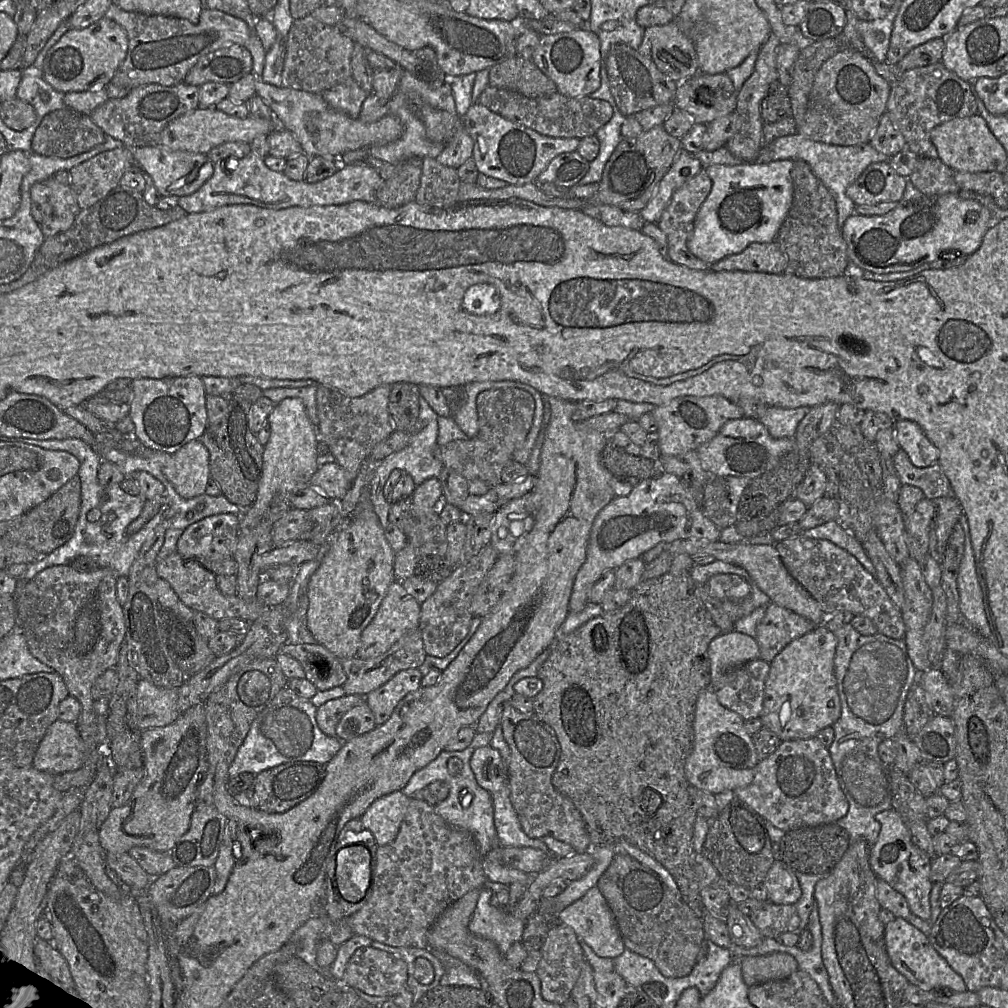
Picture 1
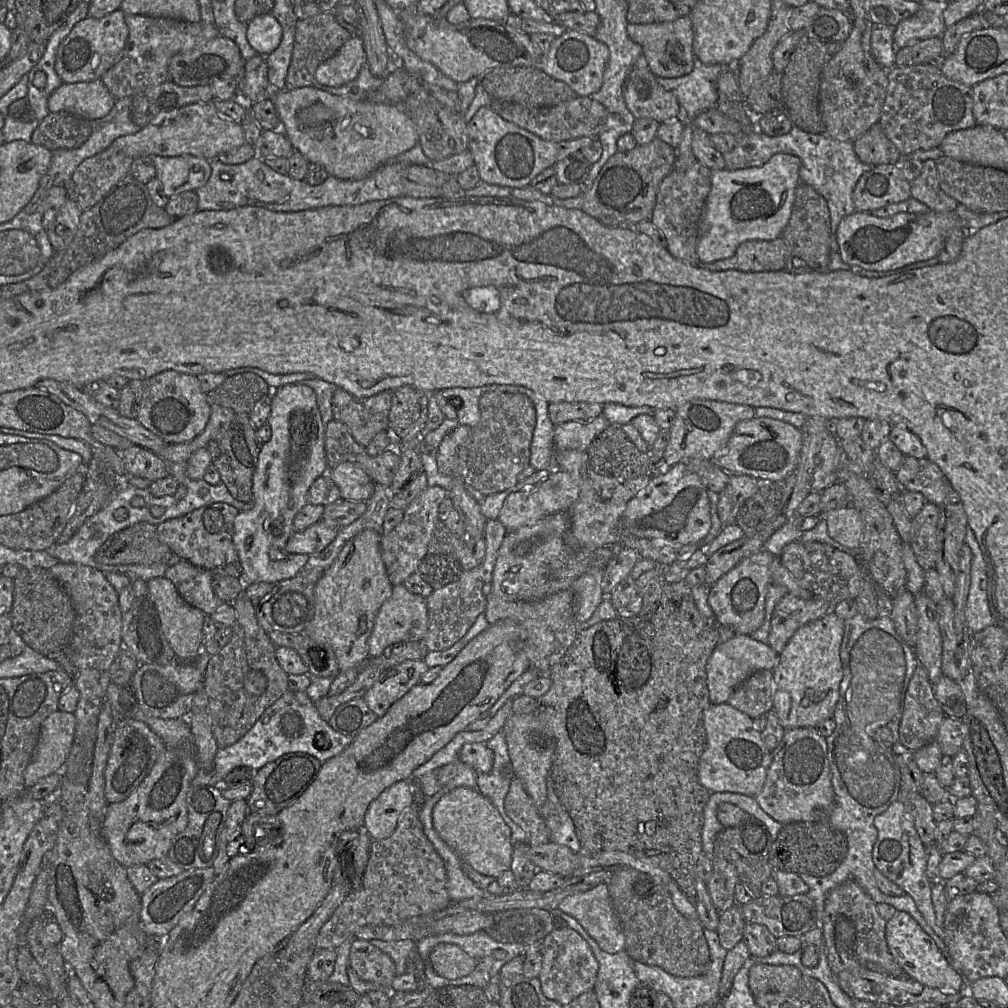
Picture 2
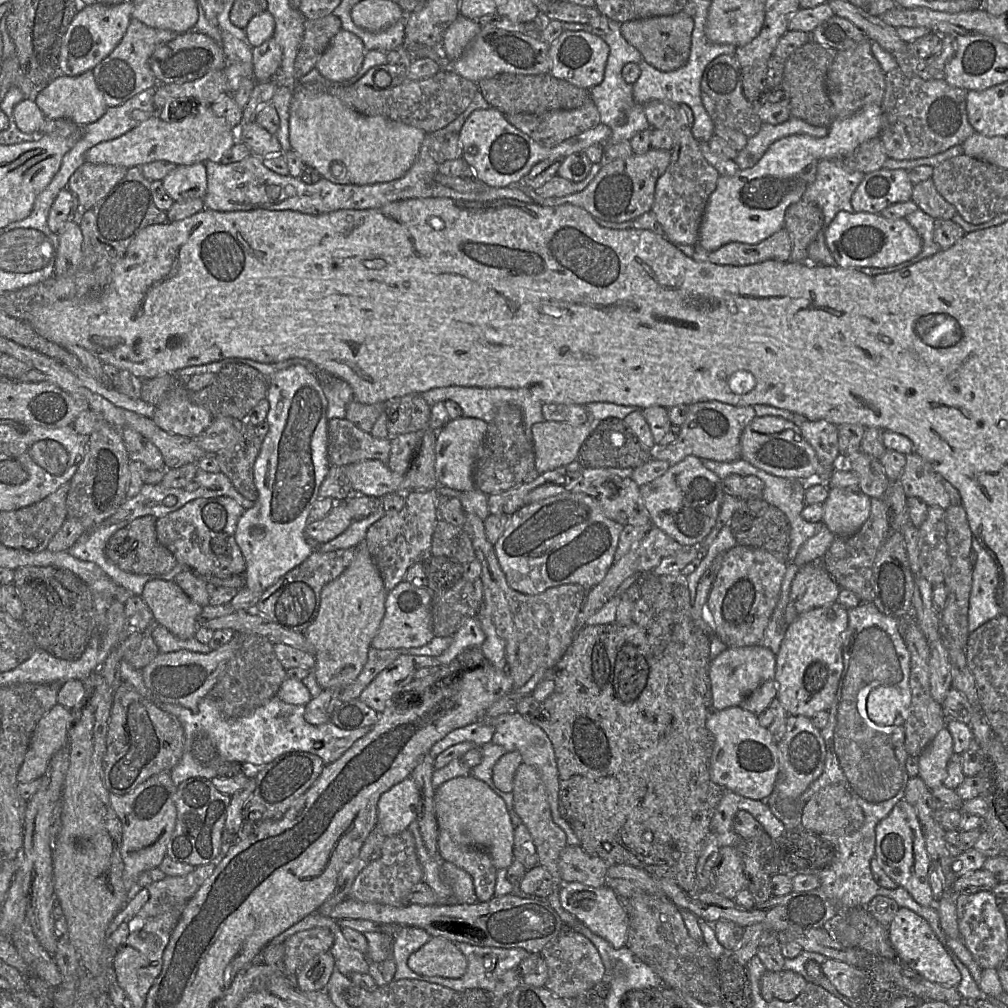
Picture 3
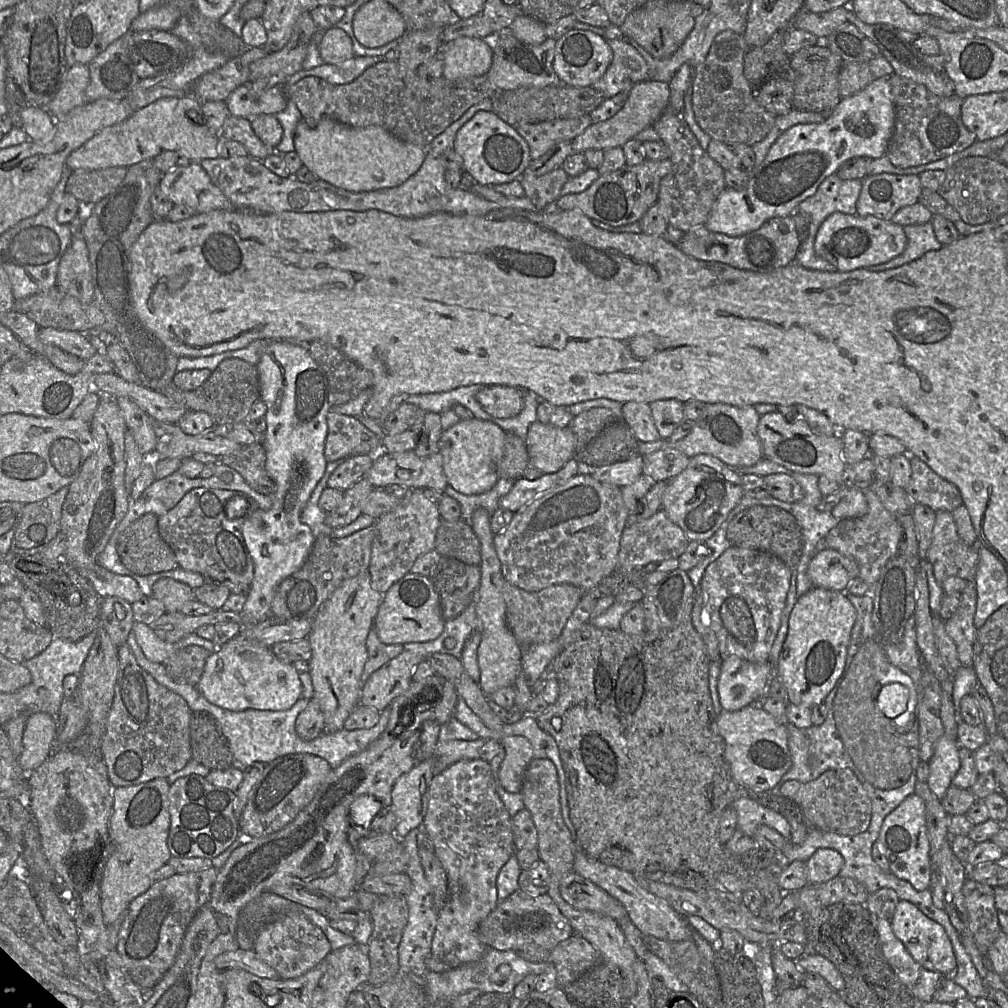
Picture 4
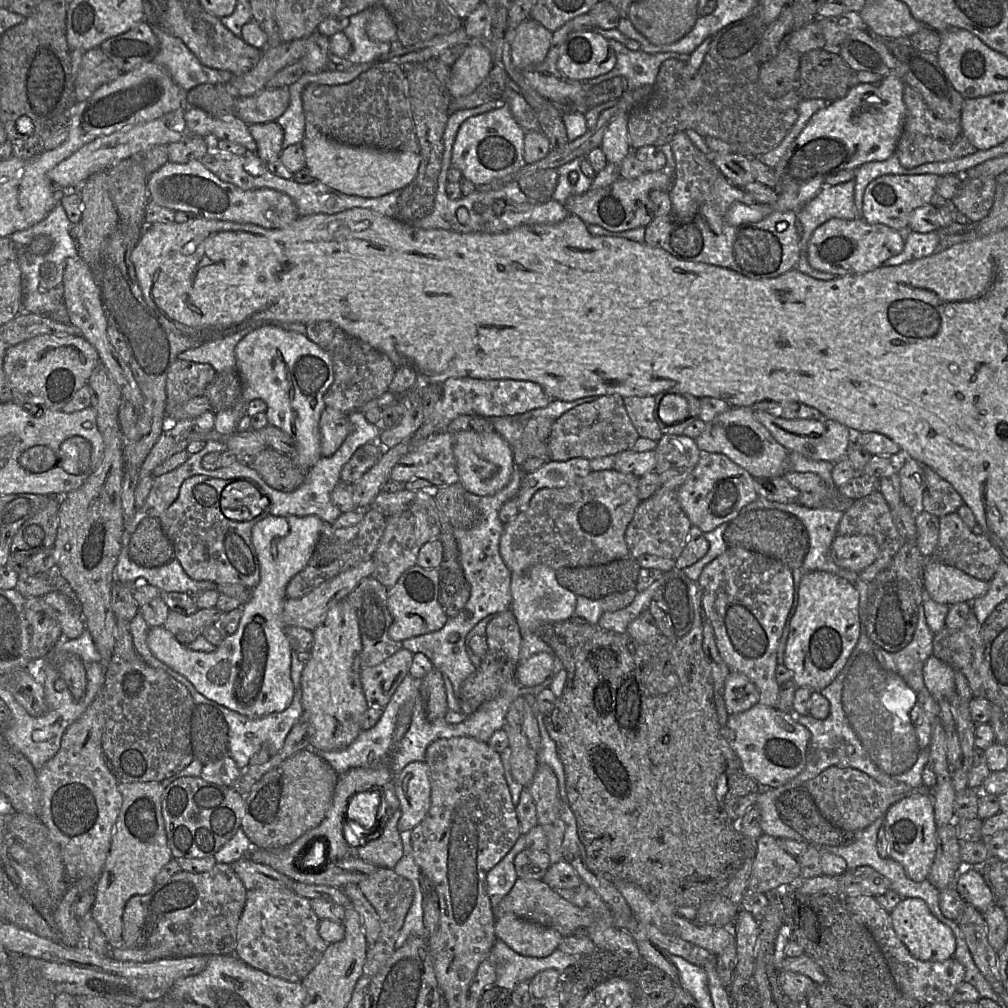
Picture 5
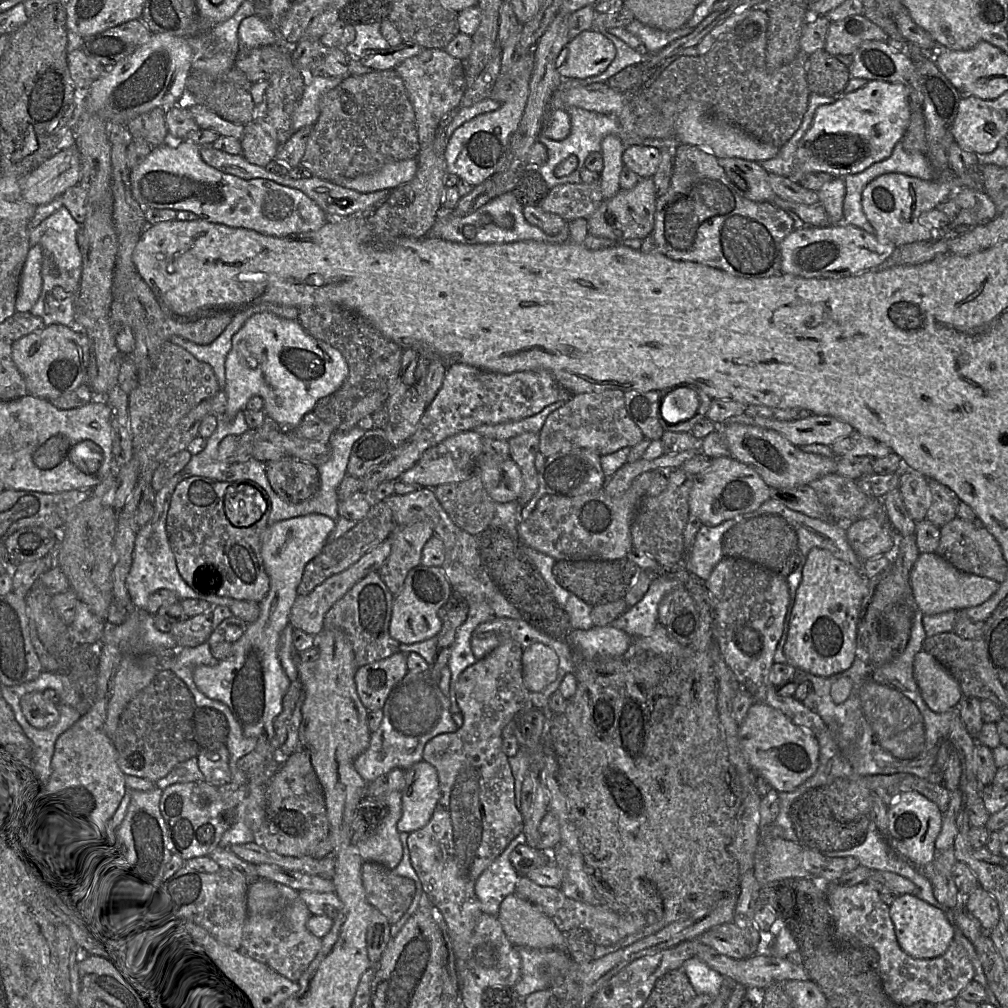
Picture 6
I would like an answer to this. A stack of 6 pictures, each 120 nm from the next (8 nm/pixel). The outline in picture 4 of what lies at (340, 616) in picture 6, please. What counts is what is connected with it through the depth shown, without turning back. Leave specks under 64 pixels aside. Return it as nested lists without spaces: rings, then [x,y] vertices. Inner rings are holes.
[[[374,625],[367,635],[366,647],[368,657],[360,678],[361,687],[364,686],[373,672],[405,650],[404,646],[401,644],[386,645],[382,643],[377,636]]]

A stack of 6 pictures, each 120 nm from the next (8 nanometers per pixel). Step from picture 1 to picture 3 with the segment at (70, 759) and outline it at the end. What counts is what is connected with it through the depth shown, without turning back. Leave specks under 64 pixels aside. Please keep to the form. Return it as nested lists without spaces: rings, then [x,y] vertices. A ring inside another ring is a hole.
[[[60,704],[38,721],[17,774],[19,783],[28,783],[44,775],[53,755],[68,744],[71,723],[71,709]]]

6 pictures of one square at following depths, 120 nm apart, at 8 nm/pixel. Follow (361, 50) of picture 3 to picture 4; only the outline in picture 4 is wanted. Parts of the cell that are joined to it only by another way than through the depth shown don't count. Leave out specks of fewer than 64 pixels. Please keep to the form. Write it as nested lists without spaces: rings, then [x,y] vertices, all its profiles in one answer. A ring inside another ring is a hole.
[[[336,27],[324,32],[319,51],[324,64],[340,65],[355,57],[350,37]]]

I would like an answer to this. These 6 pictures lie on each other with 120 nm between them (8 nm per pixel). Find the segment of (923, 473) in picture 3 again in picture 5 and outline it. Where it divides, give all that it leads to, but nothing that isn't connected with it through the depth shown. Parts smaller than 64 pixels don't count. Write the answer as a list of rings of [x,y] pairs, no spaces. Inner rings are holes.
[[[923,465],[923,468],[926,486],[919,510],[927,511],[938,518],[956,512],[964,503],[961,495],[931,467]]]

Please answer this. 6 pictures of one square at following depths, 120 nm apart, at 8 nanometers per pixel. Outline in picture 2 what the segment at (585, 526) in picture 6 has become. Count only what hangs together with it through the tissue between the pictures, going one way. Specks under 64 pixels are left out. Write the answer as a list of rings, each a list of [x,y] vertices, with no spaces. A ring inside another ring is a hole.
[[[559,511],[543,517],[534,524],[507,532],[499,548],[489,593],[507,601],[539,600],[571,588],[578,577],[593,567],[605,568],[616,547],[603,546],[573,551],[566,546],[563,539],[569,526],[568,511]]]

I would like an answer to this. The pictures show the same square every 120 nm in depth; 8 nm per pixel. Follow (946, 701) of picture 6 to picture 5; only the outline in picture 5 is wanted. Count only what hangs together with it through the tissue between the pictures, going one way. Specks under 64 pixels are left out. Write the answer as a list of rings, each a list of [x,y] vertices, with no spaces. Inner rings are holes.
[[[932,654],[923,667],[924,683],[934,699],[948,699],[956,691],[955,670]]]

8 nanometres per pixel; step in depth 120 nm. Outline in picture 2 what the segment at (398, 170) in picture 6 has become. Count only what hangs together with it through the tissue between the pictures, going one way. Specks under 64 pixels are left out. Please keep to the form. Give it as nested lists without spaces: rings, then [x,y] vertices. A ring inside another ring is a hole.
[[[313,86],[275,91],[271,97],[280,119],[281,131],[287,136],[294,150],[299,151],[310,164],[322,166],[329,175],[338,179],[363,179],[419,143],[415,123],[393,103],[349,99]]]

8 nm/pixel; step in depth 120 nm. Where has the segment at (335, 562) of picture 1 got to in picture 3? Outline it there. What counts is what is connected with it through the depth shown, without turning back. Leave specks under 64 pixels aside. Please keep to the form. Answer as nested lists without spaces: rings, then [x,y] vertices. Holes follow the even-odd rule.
[[[365,542],[356,546],[351,564],[320,593],[316,617],[305,631],[305,637],[315,649],[313,673],[322,689],[344,689],[363,669],[371,641],[385,613],[387,591]]]

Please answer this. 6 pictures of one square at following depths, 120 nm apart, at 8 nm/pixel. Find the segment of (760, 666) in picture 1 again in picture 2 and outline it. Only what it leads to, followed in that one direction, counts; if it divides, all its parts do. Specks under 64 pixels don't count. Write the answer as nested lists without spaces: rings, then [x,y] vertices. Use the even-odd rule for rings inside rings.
[[[760,670],[744,680],[731,694],[727,703],[755,719],[773,709],[773,697],[773,672]]]

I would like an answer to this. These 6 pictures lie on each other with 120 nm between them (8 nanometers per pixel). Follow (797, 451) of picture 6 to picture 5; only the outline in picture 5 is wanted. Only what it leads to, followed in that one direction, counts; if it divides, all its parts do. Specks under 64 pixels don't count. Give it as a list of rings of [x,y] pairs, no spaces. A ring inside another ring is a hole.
[[[731,407],[720,413],[706,423],[704,431],[695,438],[696,445],[700,451],[724,454],[754,478],[782,477],[788,471],[789,452],[771,436],[765,426],[755,419],[753,411],[751,407]]]

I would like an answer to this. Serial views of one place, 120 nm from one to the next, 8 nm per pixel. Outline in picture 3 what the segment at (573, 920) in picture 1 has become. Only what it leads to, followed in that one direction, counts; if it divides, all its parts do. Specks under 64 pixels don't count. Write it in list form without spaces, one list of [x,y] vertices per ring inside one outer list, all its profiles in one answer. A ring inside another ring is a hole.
[[[580,882],[561,883],[559,900],[567,912],[585,924],[591,932],[605,939],[613,948],[620,949],[626,945],[629,916],[623,902],[610,887],[605,885],[595,888]]]

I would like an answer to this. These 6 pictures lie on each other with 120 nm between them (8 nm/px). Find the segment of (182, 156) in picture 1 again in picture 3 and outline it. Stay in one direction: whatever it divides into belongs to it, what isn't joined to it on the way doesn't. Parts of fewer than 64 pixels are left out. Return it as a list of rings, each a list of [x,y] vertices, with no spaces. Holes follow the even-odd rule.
[[[203,163],[177,165],[163,178],[162,185],[173,201],[203,199],[207,190],[206,167]]]

